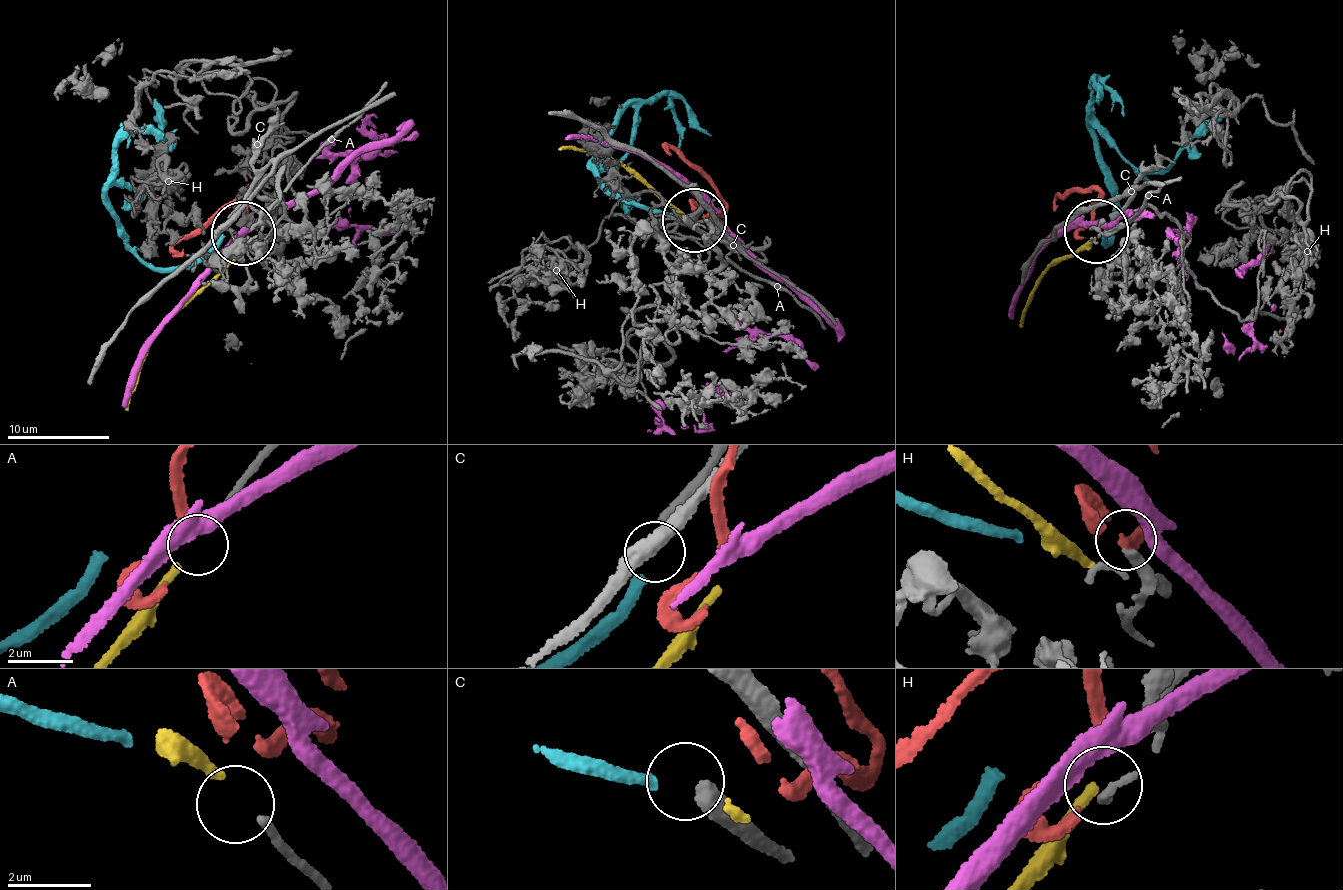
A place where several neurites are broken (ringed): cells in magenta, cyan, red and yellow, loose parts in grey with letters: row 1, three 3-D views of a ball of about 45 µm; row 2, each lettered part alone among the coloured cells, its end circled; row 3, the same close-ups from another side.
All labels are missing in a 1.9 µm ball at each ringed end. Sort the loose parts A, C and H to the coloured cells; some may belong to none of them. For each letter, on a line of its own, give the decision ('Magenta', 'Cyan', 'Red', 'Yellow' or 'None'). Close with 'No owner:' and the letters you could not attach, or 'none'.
A: Yellow
C: Cyan
H: Red
No owner: none

